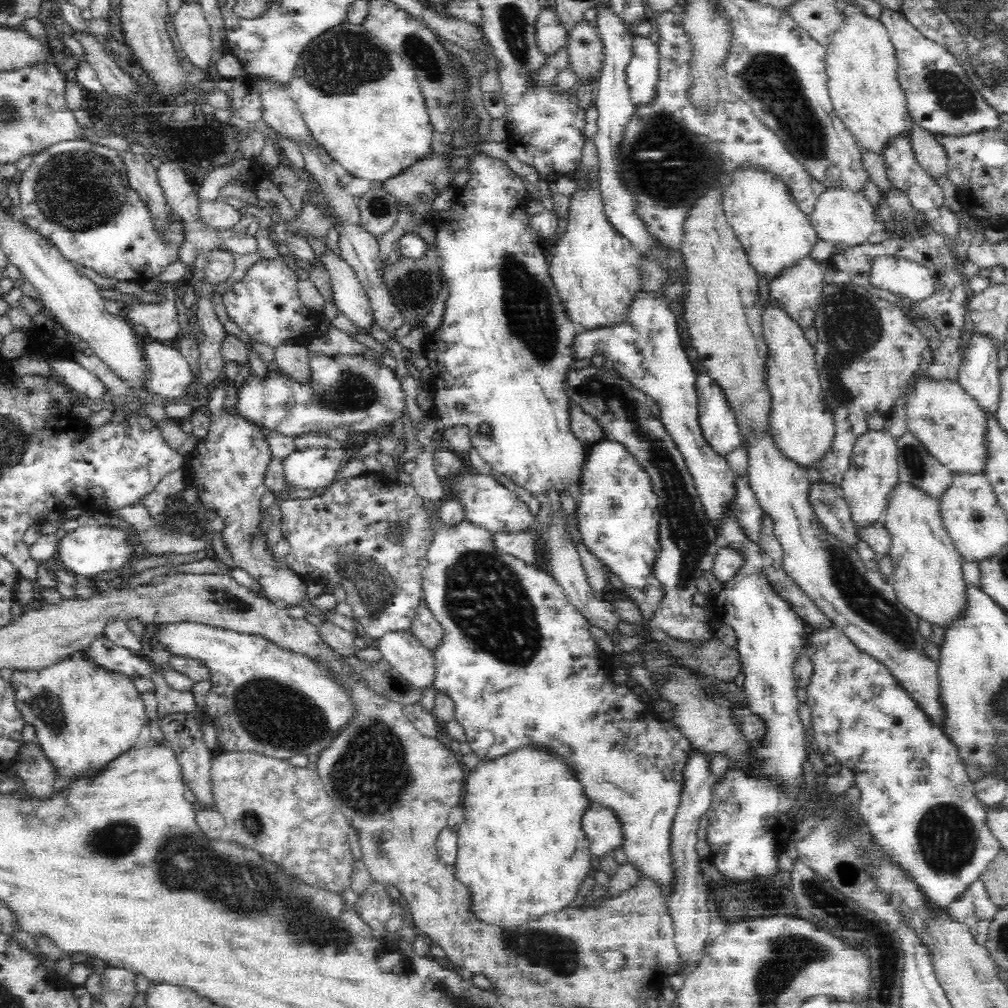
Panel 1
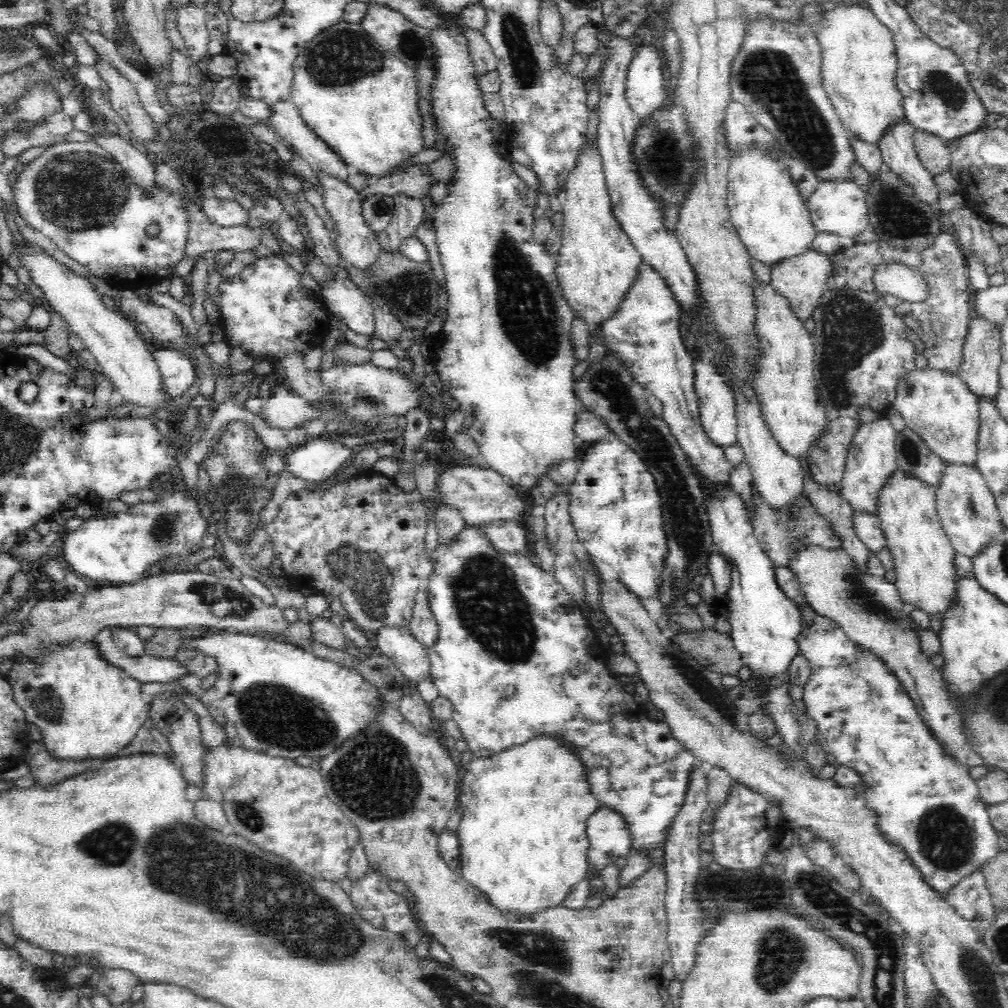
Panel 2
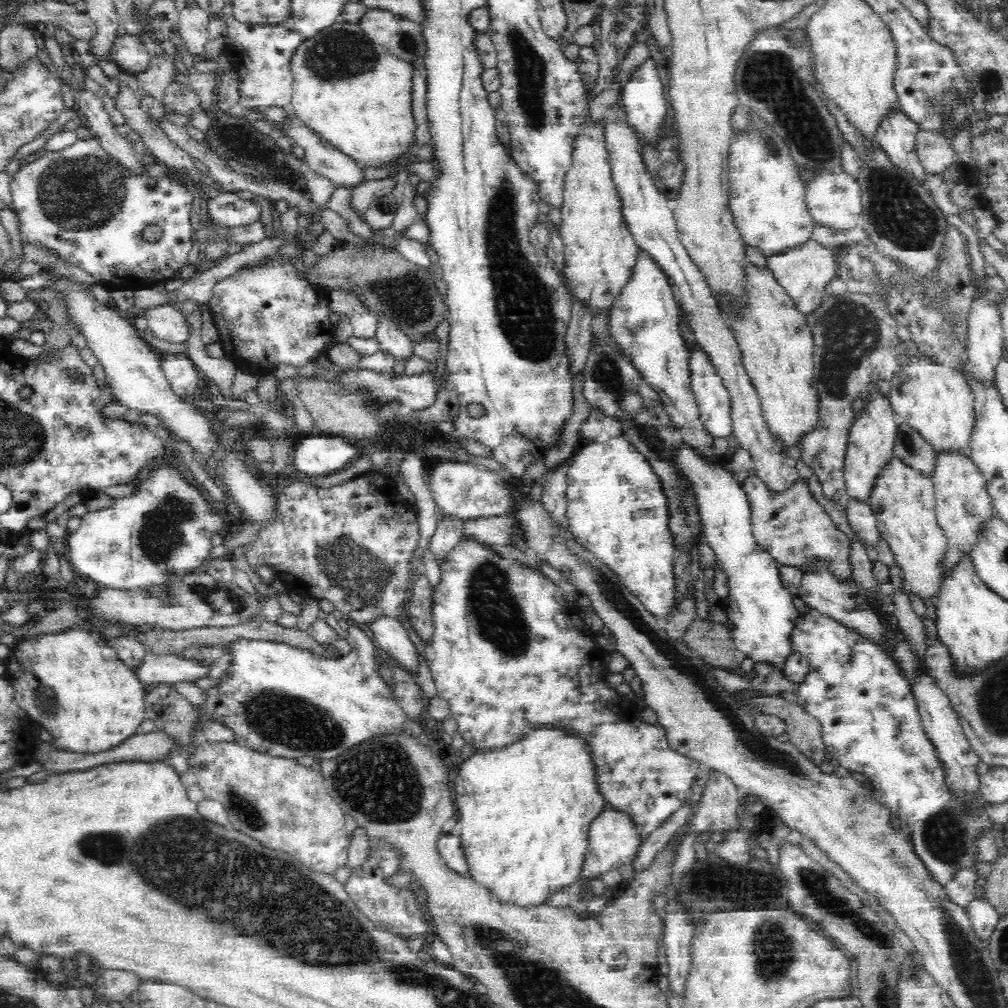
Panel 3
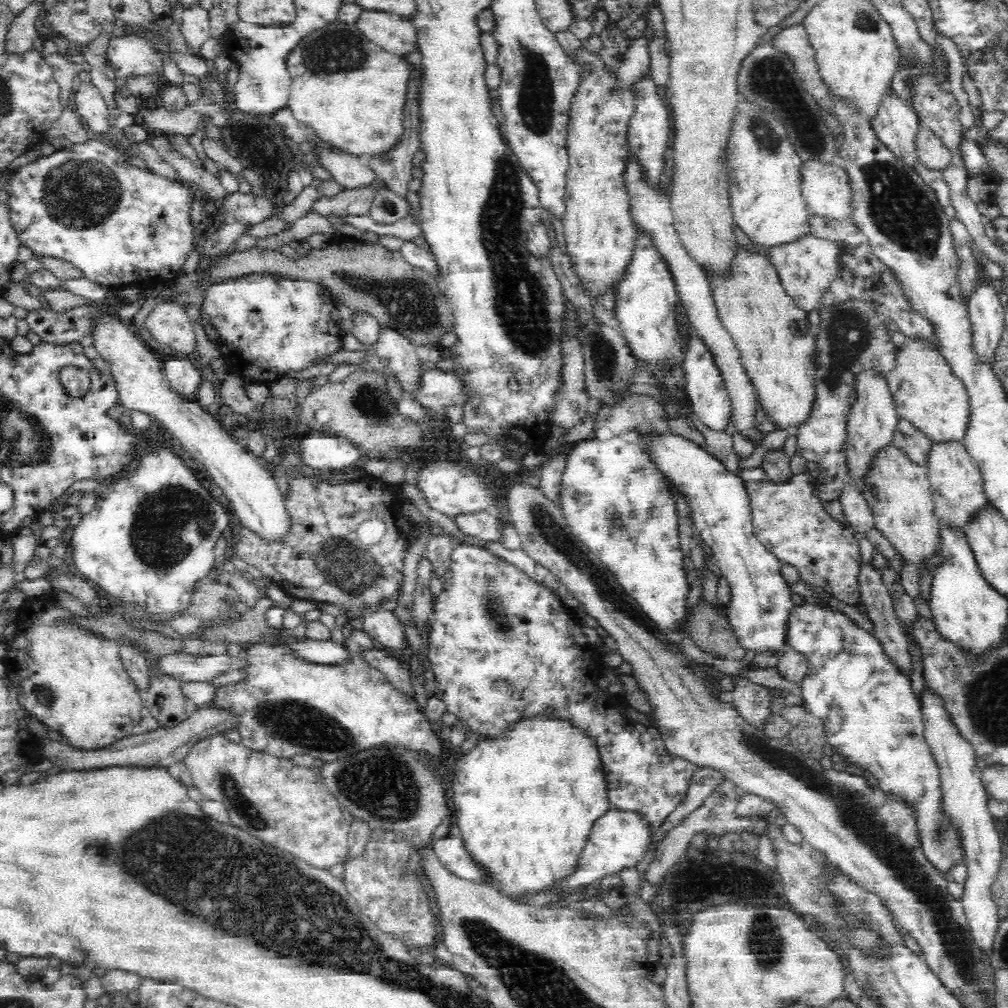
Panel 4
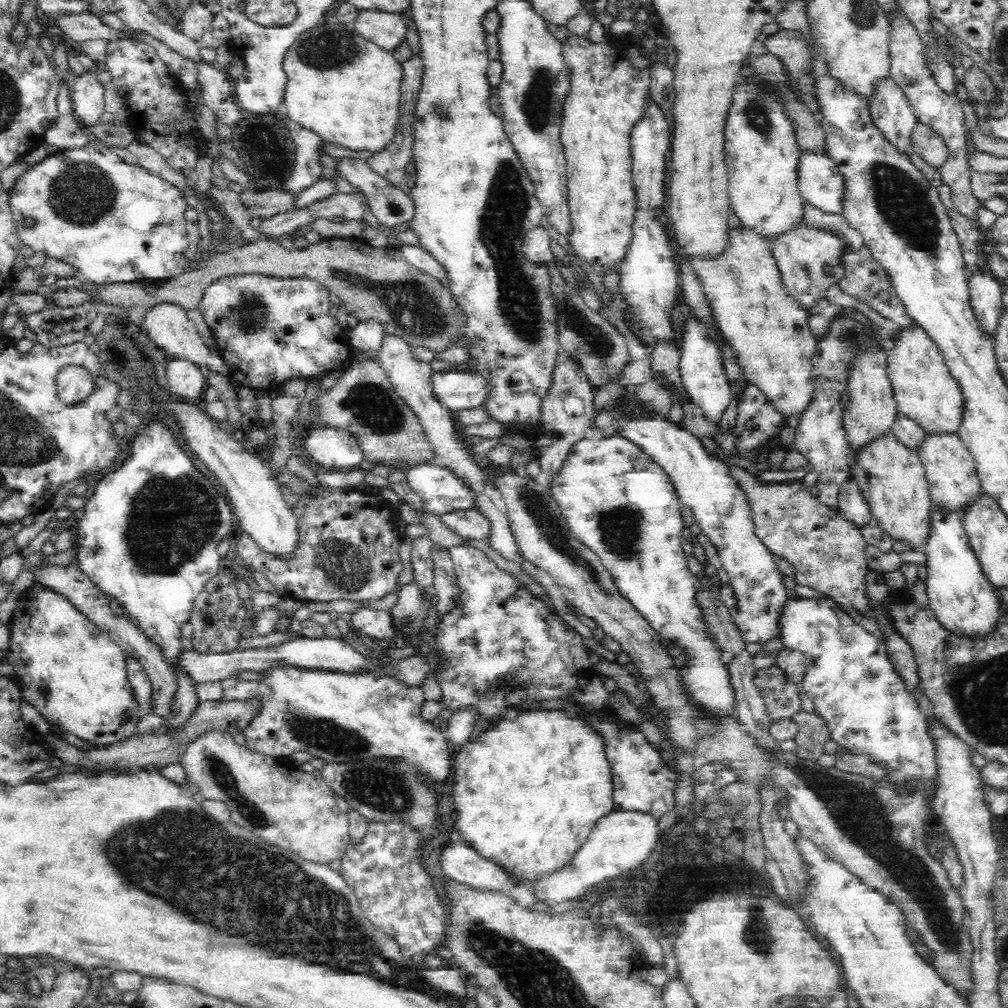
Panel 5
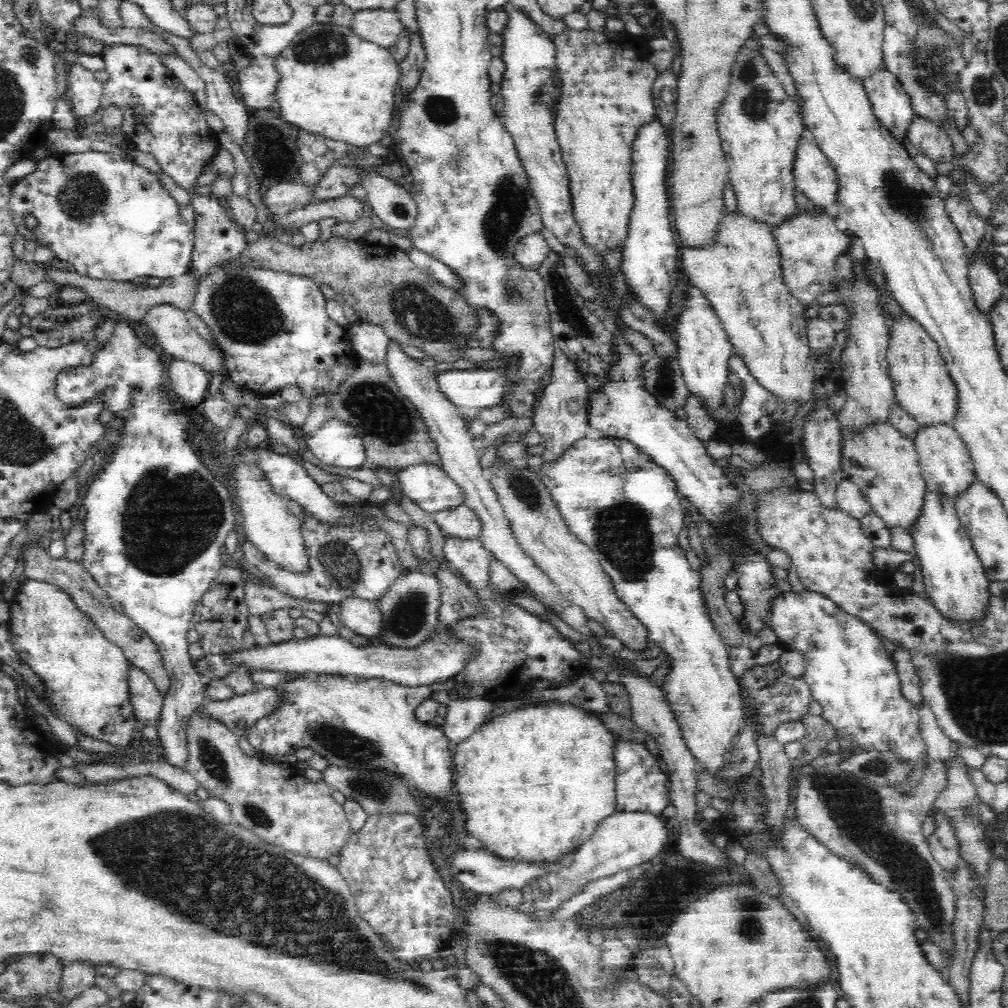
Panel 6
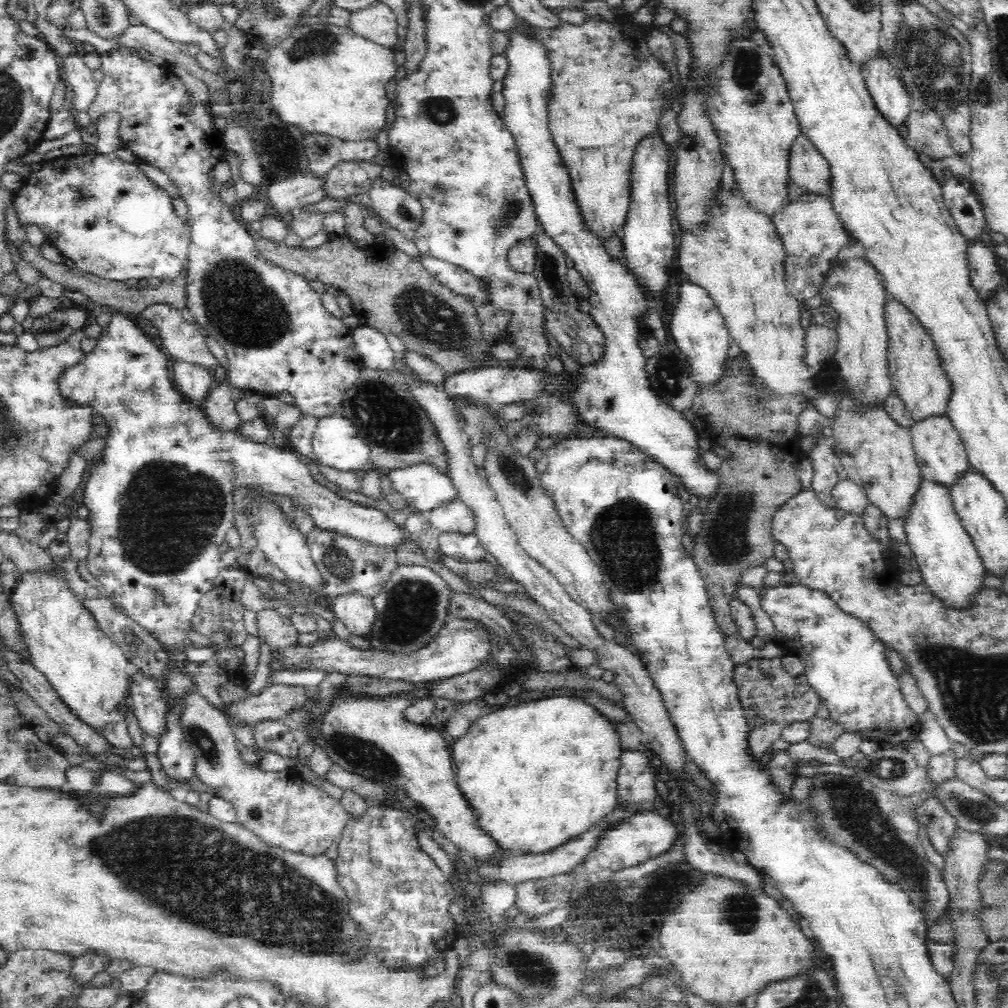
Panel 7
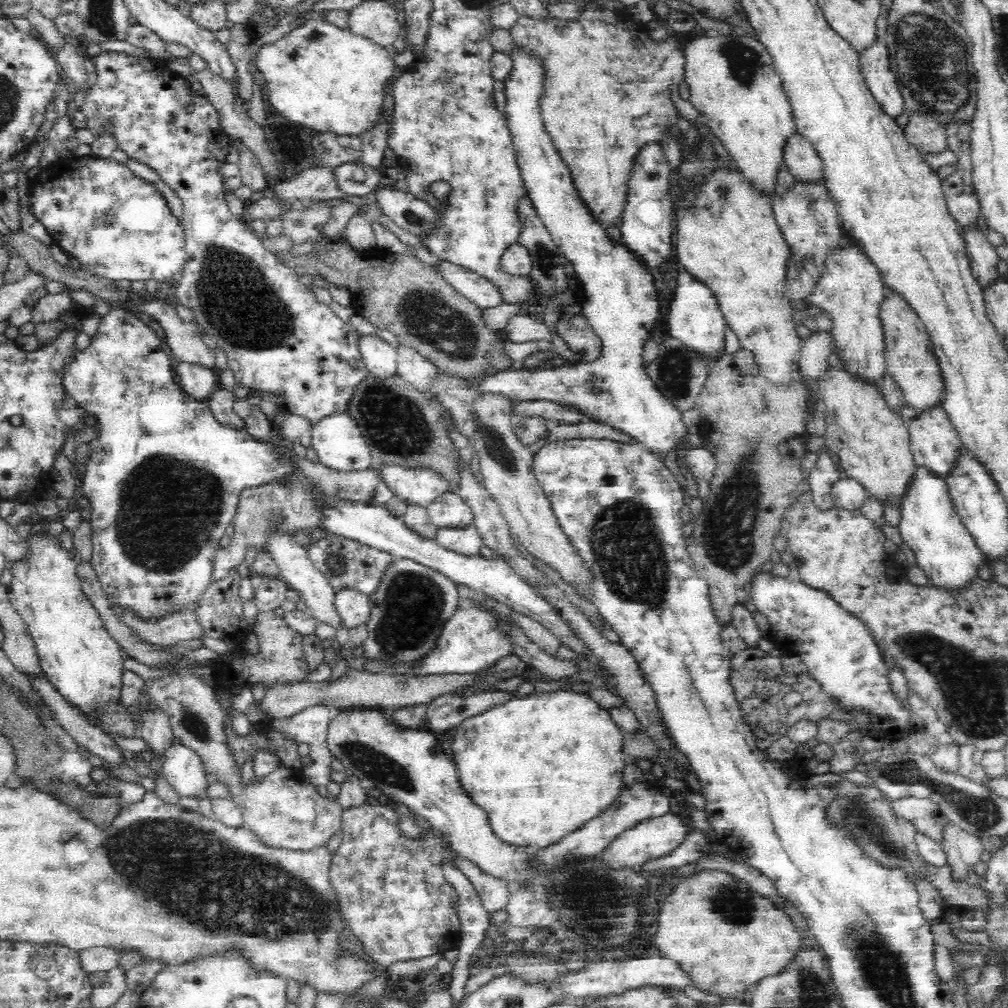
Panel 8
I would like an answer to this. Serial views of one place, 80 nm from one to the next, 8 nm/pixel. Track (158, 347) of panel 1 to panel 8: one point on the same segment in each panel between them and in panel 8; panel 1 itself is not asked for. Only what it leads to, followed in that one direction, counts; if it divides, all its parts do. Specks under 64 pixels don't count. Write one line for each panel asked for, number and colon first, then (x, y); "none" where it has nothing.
2: (178, 372)
3: (184, 378)
4: (184, 376)
5: (186, 380)
6: (190, 382)
7: (195, 382)
8: (199, 383)

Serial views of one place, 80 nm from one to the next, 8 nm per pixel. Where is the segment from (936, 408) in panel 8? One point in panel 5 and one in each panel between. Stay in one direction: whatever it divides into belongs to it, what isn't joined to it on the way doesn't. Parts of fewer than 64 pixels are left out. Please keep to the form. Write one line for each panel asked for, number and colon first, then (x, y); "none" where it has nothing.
5: (950, 470)
6: (946, 466)
7: (940, 454)

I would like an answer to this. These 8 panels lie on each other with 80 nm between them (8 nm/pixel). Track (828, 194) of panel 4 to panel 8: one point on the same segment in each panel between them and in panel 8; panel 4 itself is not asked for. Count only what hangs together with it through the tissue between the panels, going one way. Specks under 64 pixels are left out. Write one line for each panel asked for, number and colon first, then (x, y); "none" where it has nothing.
5: (820, 183)
6: (813, 173)
7: (807, 168)
8: (803, 162)

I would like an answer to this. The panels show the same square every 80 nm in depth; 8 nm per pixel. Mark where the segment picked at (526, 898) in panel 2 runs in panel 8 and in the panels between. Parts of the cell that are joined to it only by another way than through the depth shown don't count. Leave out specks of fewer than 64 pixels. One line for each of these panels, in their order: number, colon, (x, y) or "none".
3: (524, 809)
4: (526, 800)
5: (528, 791)
6: (535, 782)
7: (539, 772)
8: (541, 765)

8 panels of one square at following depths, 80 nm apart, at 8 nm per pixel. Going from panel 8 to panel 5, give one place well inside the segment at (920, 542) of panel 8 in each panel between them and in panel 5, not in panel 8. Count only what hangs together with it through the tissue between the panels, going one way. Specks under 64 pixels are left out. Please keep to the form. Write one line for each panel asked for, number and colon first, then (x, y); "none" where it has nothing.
5: (963, 599)
6: (954, 578)
7: (951, 567)

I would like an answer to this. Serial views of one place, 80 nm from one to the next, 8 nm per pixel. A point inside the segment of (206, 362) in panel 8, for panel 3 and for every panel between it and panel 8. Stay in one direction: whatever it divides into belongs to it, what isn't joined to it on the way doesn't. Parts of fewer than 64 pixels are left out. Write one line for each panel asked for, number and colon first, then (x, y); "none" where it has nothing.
3: (166, 322)
4: (167, 323)
5: (167, 325)
6: (176, 336)
7: (185, 343)

